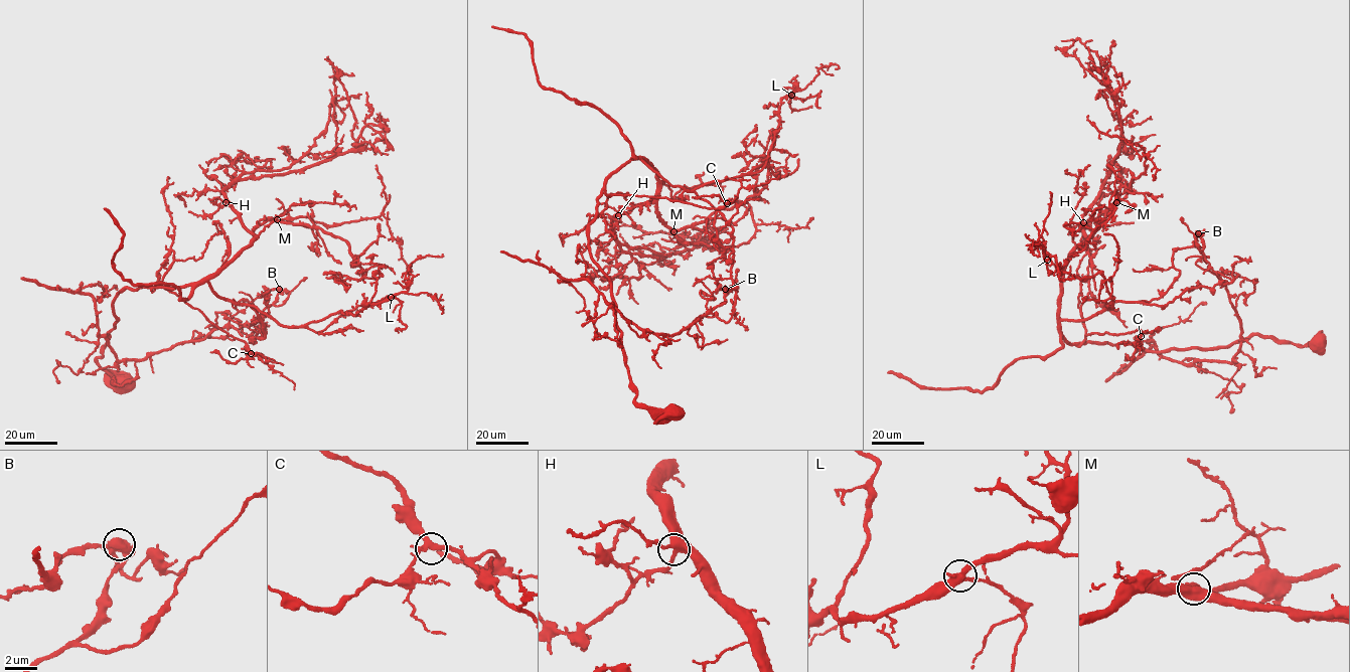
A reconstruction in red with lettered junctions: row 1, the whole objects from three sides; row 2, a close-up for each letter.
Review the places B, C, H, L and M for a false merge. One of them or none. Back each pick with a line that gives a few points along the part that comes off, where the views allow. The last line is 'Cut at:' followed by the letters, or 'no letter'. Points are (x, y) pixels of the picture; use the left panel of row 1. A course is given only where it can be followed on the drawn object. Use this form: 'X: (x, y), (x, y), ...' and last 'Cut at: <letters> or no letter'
B: (279, 289), (240, 329), (121, 360), (80, 291), (117, 290)
Cut at: B

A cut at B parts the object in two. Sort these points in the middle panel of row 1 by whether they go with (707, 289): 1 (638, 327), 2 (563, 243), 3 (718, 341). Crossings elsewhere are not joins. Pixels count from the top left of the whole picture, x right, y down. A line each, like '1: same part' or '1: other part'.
1: same part
2: other part
3: same part

